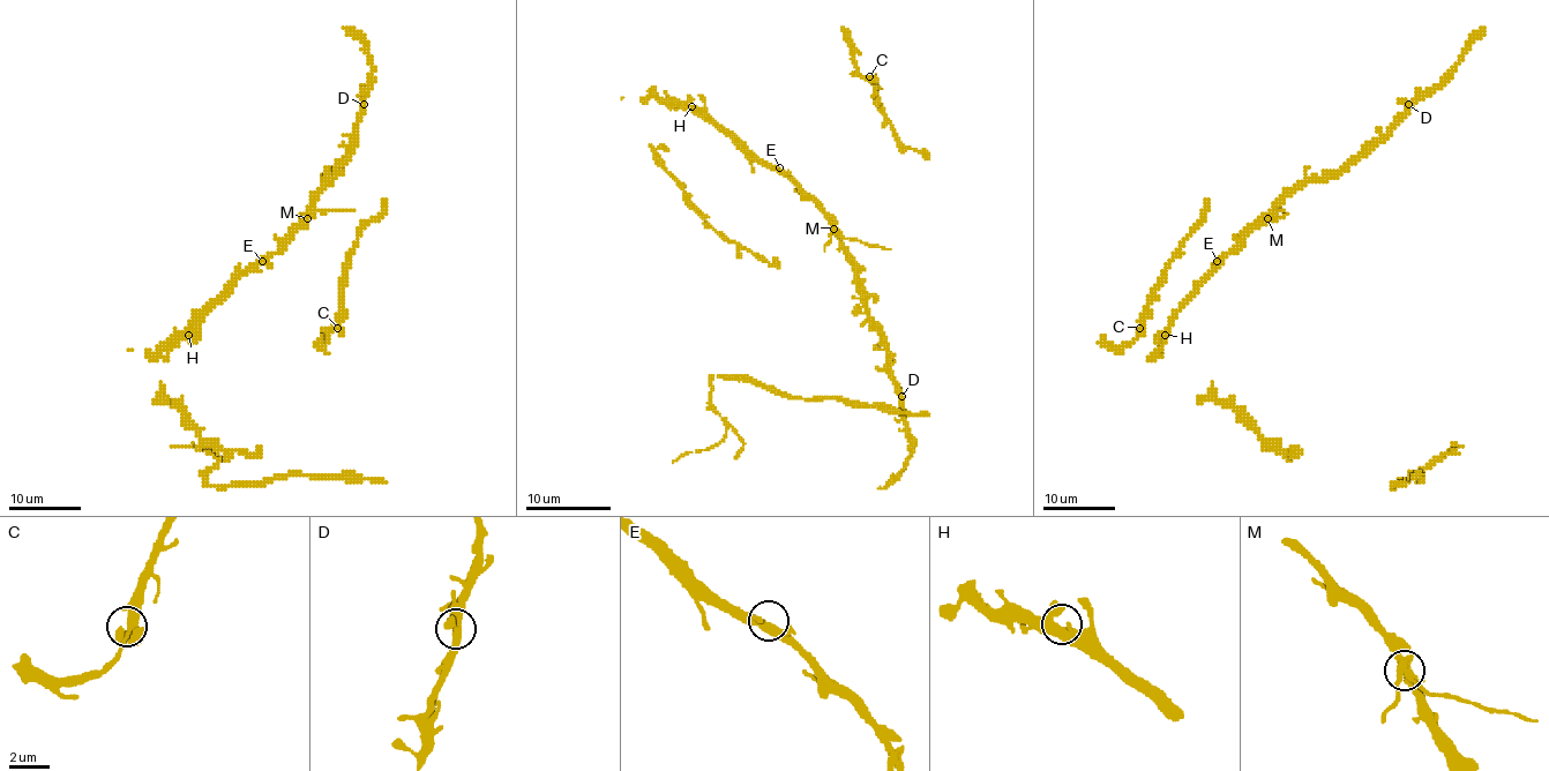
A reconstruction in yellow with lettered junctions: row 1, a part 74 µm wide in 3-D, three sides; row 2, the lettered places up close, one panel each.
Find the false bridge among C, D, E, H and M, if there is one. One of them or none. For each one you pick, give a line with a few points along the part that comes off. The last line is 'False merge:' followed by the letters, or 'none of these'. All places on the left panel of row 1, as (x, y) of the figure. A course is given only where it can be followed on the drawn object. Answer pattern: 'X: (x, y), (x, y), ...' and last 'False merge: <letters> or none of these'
M: (306, 218), (317, 211), (354, 211)
False merge: M

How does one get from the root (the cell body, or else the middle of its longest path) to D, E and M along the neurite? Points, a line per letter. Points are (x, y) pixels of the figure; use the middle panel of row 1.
D: (688, 107), (782, 170), (824, 210), (859, 279), (861, 300), (902, 396)
E: (688, 107), (703, 112), (764, 164), (779, 167)
M: (688, 107), (703, 112), (751, 155), (792, 179), (824, 210), (833, 227)

